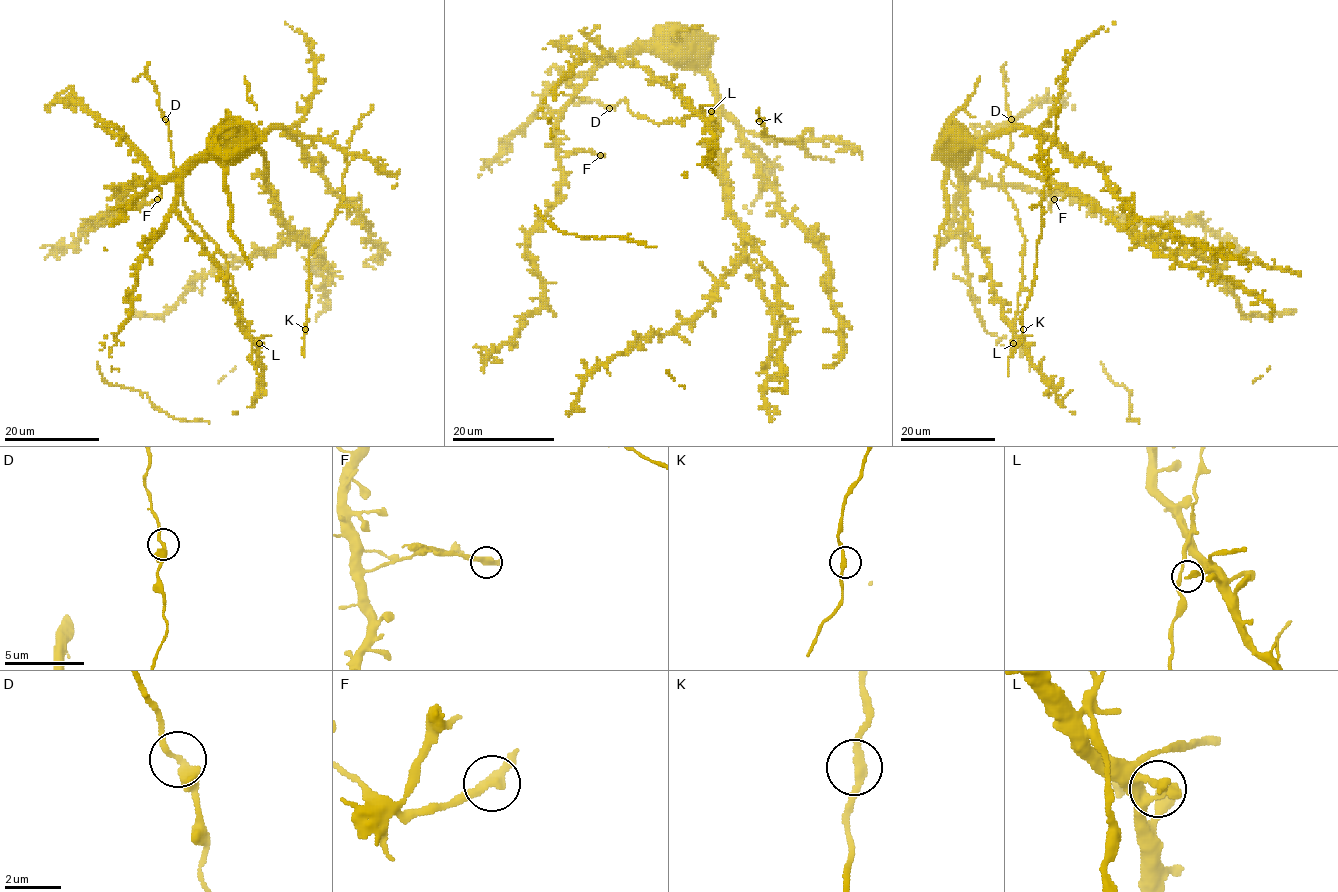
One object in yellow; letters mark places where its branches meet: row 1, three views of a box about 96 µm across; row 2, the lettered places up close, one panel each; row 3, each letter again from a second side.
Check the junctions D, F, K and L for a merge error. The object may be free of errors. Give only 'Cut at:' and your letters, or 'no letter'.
Cut at: no letter

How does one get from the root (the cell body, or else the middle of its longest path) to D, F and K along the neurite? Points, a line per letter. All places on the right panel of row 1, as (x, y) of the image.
D: (943, 128), (955, 138), (972, 239), (1011, 322), (1018, 306), (1025, 242), (1001, 177), (1012, 145), (1011, 120)
F: (943, 128), (955, 138), (955, 165), (966, 176), (1055, 192), (1051, 204), (1054, 199)
K: (943, 128), (958, 126), (975, 141), (1028, 129), (1048, 157), (1023, 329)

